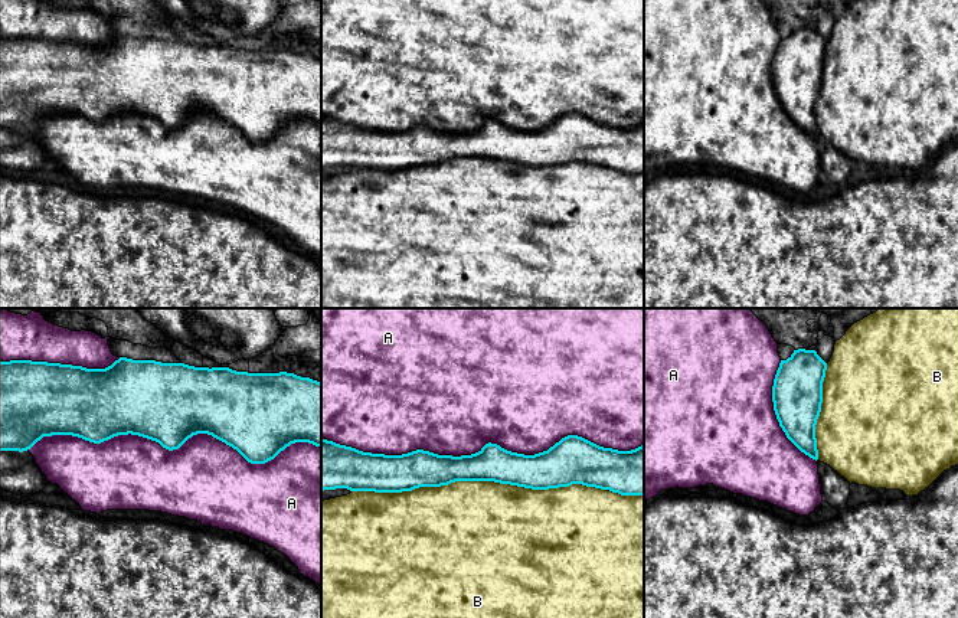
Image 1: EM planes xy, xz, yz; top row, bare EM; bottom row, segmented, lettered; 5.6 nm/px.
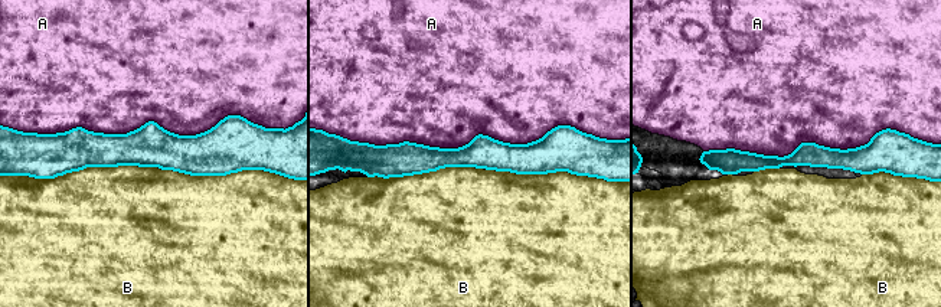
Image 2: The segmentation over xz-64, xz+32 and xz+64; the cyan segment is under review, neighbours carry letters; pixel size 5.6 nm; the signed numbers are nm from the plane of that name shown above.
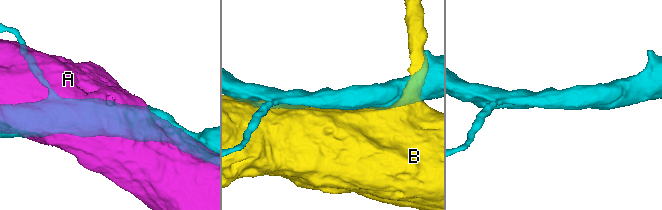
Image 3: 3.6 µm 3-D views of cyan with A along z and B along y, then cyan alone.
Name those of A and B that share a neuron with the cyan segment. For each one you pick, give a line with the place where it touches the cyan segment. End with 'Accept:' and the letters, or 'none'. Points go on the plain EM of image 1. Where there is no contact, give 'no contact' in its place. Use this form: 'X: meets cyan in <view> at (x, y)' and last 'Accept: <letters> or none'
Accept: none

